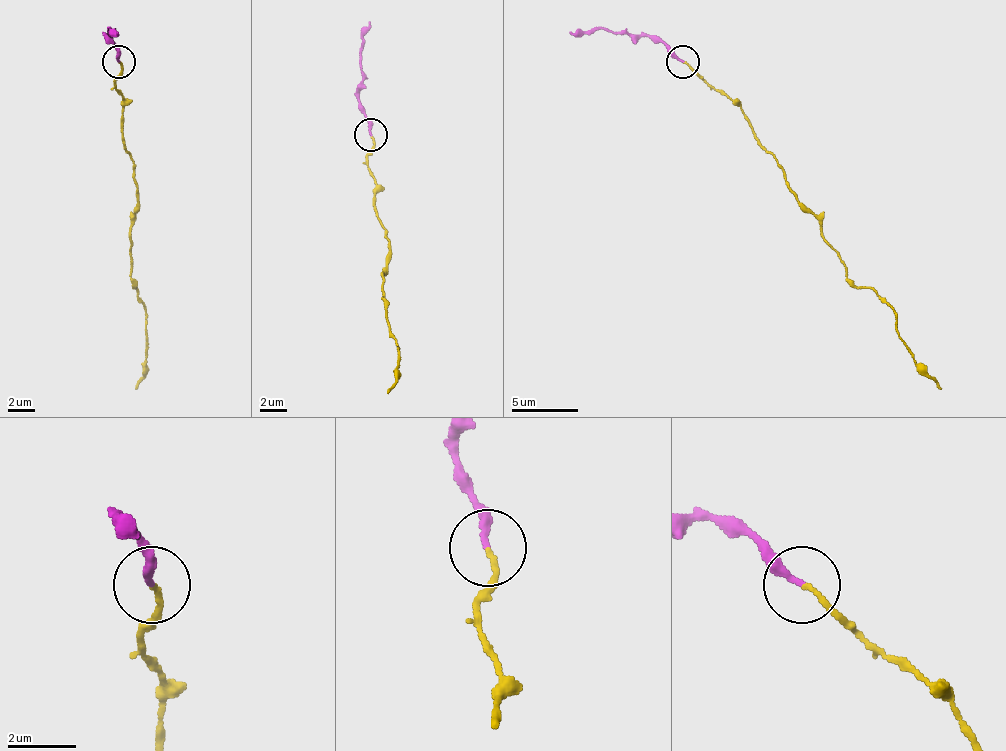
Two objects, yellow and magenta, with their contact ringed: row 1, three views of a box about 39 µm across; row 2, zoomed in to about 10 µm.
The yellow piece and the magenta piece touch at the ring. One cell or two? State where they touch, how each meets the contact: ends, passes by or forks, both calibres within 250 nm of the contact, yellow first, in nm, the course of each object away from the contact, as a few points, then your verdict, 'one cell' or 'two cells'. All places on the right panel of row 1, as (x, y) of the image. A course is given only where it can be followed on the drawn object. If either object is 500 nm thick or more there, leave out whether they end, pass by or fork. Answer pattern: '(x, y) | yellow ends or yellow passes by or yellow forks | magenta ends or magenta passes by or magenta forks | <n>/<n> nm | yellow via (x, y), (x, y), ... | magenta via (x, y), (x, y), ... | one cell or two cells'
(682, 61) | yellow ends | magenta ends | 130/220 nm | yellow via (682, 61), (741, 110), (788, 190), (818, 220), (844, 273), (894, 313), (894, 330), (914, 363), (941, 389) | magenta via (682, 61), (648, 37), (592, 27), (569, 34) | two cells

